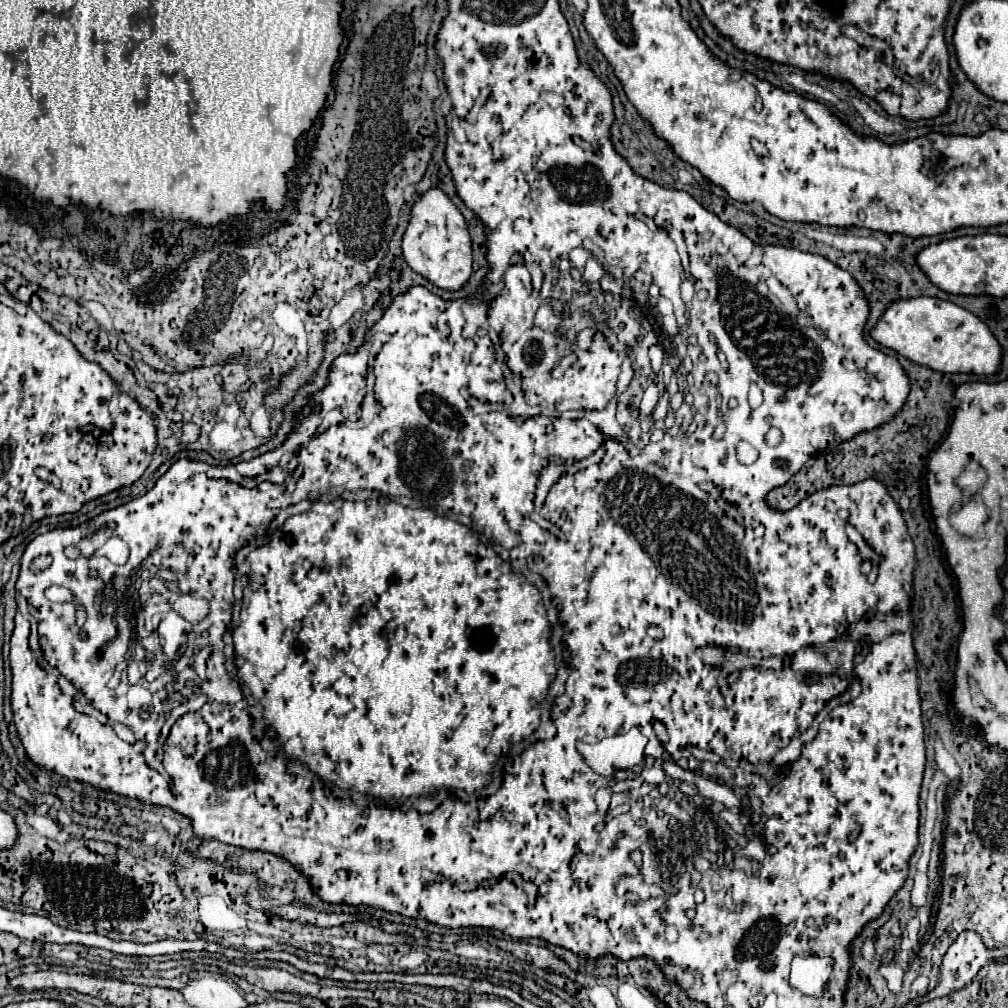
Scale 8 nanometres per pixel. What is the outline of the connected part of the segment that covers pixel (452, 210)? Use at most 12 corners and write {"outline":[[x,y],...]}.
{"outline":[[440,189],[412,207],[406,263],[444,291],[472,275],[468,225]]}

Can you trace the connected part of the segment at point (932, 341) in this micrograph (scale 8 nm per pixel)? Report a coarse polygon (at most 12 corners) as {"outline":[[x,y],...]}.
{"outline":[[896,301],[880,345],[940,373],[994,375],[1000,343],[952,301]]}

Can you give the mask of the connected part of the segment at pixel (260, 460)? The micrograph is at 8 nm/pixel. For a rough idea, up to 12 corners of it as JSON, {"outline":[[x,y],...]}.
{"outline":[[272,451],[235,468],[244,478],[266,473],[280,463],[280,451]]}

